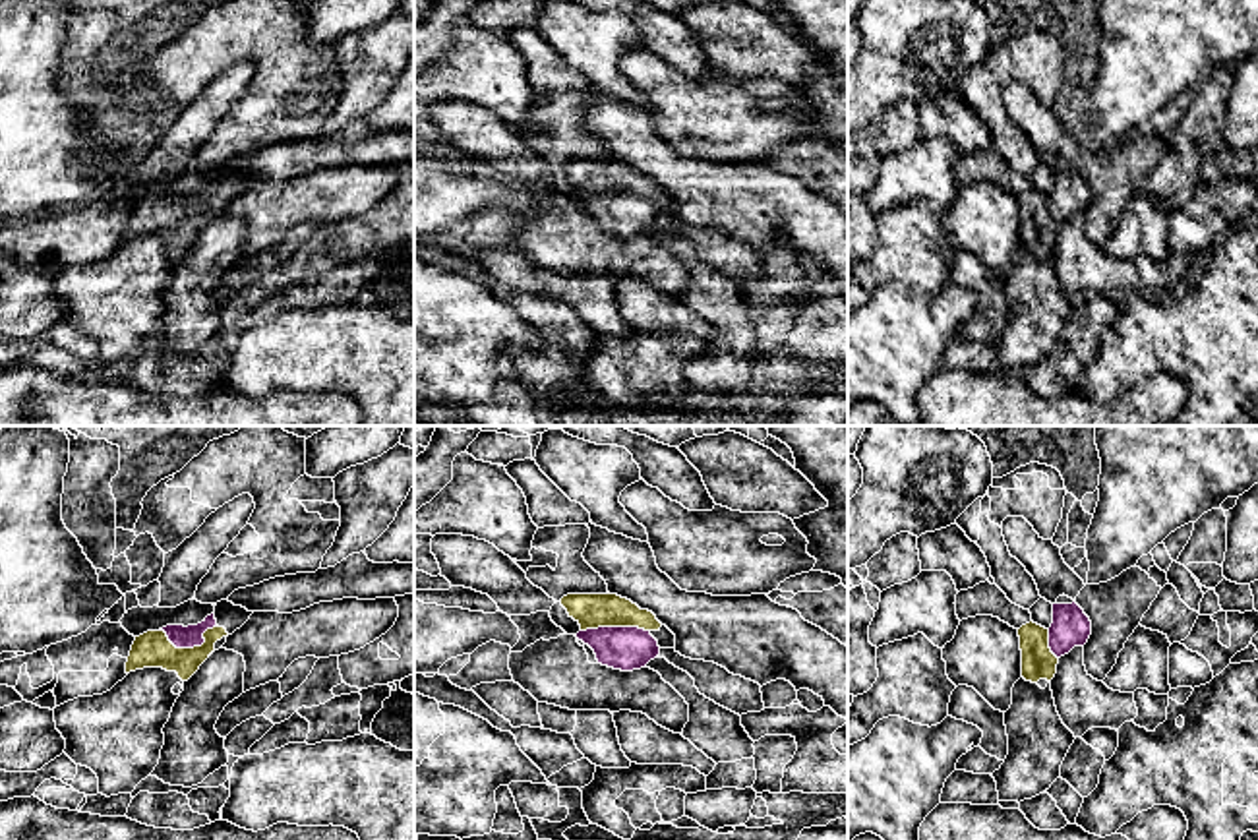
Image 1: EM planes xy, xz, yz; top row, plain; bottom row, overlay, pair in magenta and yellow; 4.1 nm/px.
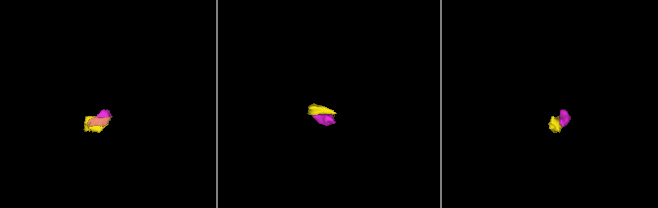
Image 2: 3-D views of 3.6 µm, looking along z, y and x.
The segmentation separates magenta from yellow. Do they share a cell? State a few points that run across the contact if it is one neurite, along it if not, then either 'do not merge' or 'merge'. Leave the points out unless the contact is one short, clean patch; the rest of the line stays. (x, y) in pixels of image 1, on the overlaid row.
line xy (182, 637), (190, 647), (151, 649); merge

